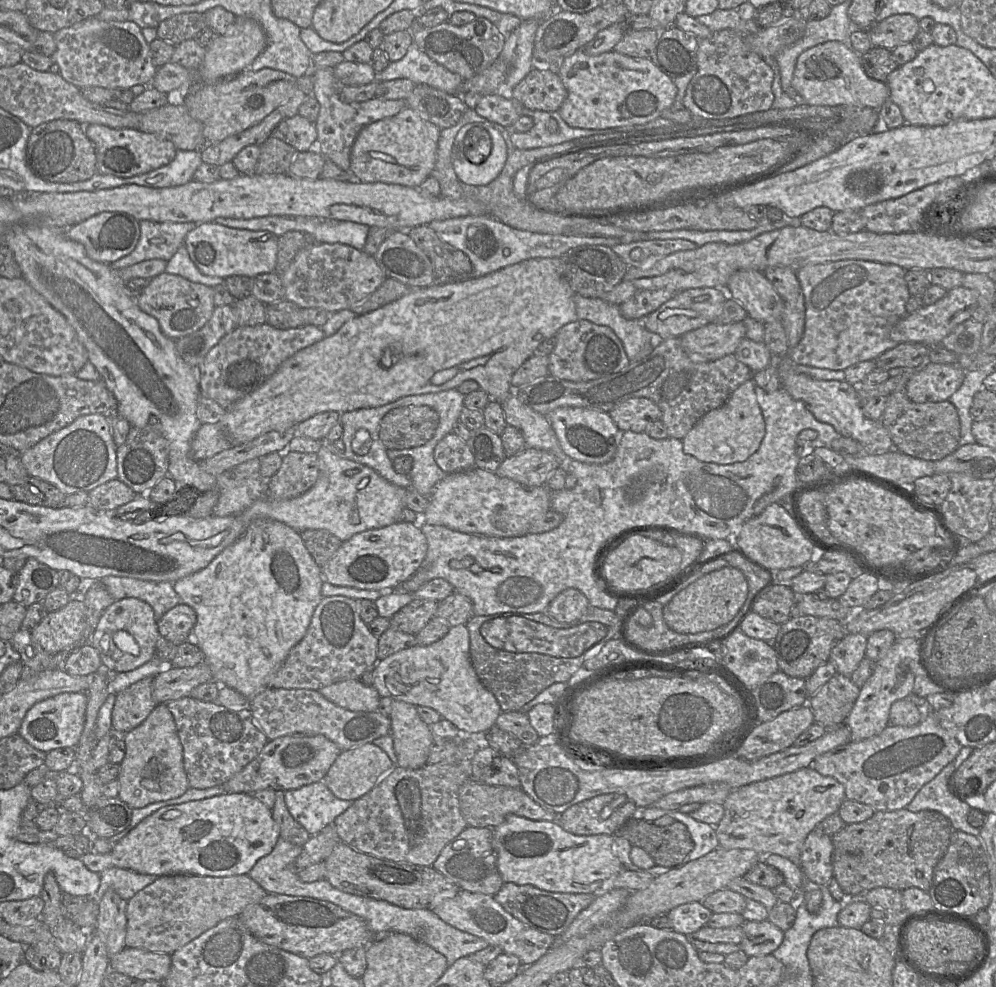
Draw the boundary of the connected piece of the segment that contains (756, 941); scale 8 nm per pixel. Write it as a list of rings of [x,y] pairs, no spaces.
[[[768,920],[743,924],[742,950],[749,956],[772,954],[783,942],[784,931]]]

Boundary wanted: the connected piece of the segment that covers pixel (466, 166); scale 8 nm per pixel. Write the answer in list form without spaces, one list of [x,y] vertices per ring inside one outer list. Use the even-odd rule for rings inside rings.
[[[490,122],[470,123],[457,133],[453,147],[453,168],[458,178],[465,184],[483,186],[492,182],[502,171],[507,159],[507,145],[500,131]],[[474,127],[486,130],[491,138],[492,149],[488,158],[481,164],[473,164],[463,153],[463,142],[467,133]]]

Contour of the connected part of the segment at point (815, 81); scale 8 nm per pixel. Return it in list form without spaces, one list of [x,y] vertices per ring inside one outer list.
[[[827,41],[804,51],[797,59],[792,85],[805,100],[805,104],[810,106],[853,105],[879,110],[890,99],[888,85],[868,77],[862,68],[860,55],[838,41]]]

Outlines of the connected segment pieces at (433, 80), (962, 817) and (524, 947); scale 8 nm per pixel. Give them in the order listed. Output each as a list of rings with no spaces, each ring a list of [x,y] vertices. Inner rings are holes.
[[[414,42],[402,59],[390,62],[376,76],[380,82],[408,79],[416,85],[428,85],[451,95],[462,96],[463,79],[429,58]]]
[[[946,765],[931,781],[926,783],[906,806],[911,812],[934,810],[946,816],[954,830],[979,837],[980,829],[968,823],[971,807],[950,789],[950,778],[958,767]]]
[[[460,890],[432,911],[445,923],[498,946],[503,952],[517,956],[523,966],[529,966],[544,956],[556,943],[556,938],[522,923],[506,911],[493,896]]]

